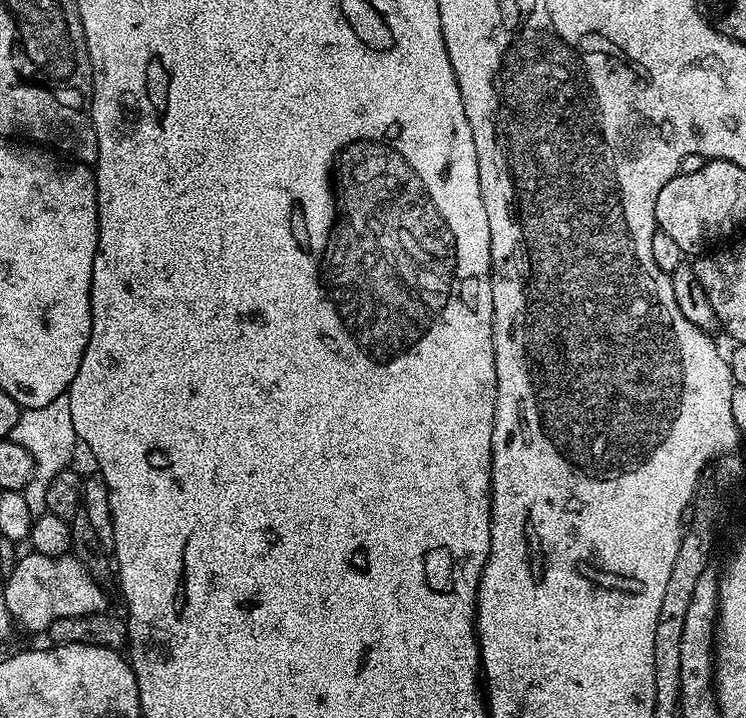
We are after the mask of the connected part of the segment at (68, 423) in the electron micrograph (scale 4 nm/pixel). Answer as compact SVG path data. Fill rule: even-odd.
M67 395L54 398L54 402L41 408L23 409L10 438L14 442L18 442L18 446L25 448L30 454L30 458L34 458L36 475L28 483L23 493L33 514L43 513L46 509L48 484L57 474L65 471L71 465L68 463L71 462L76 447L78 448L74 422L70 419L70 402Z

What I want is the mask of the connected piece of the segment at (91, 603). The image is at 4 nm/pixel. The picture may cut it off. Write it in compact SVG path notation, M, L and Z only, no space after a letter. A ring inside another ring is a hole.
M29 551L28 556L21 555L13 566L13 572L3 585L2 594L6 598L8 612L13 621L28 632L47 633L48 628L58 618L78 618L105 611L109 606L104 597L101 581L95 580L77 560L75 555L43 556Z

